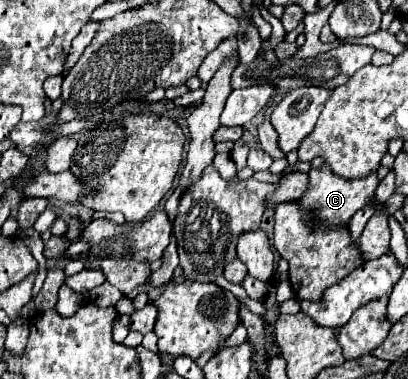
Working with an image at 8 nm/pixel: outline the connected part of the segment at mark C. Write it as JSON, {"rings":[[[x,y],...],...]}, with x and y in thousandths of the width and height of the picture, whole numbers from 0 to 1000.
{"rings":[[[792,435],[787,446],[762,446],[757,467],[762,467],[762,483],[733,530],[738,546],[748,557],[762,557],[767,567],[777,567],[787,583],[797,583],[806,594],[826,594],[826,599],[850,594],[850,583],[870,567],[870,557],[880,557],[900,541],[904,520],[919,509],[919,499],[929,488],[929,472],[919,456],[909,456],[909,467],[855,478],[855,472],[831,472],[801,435]]]}

